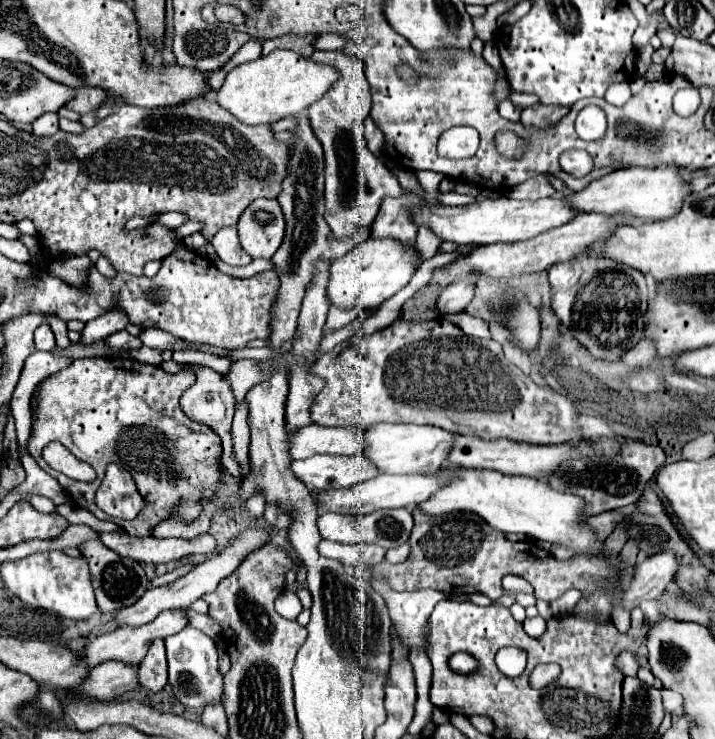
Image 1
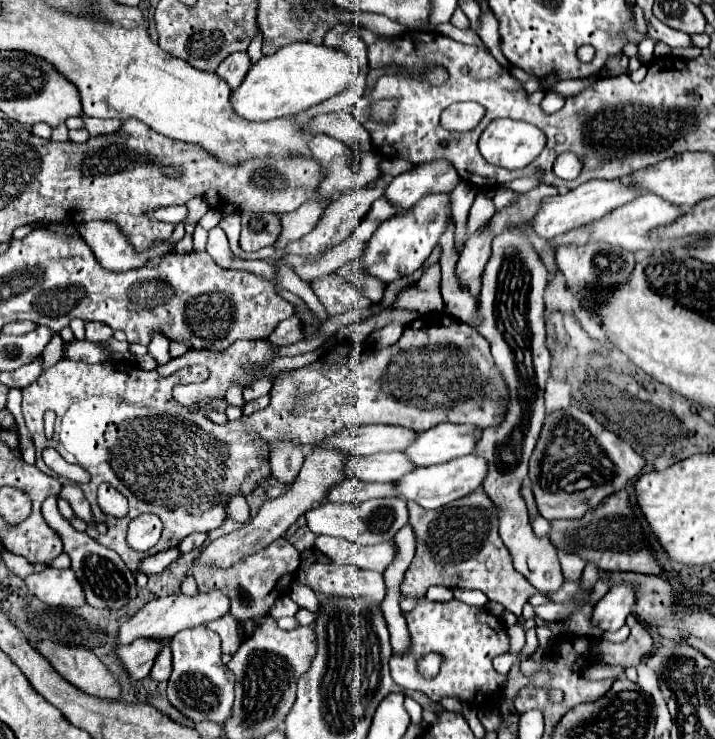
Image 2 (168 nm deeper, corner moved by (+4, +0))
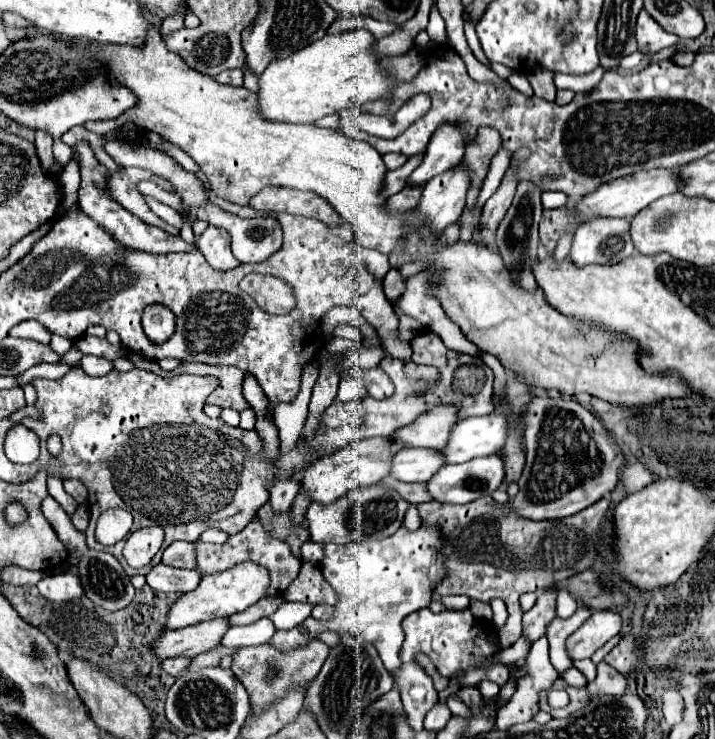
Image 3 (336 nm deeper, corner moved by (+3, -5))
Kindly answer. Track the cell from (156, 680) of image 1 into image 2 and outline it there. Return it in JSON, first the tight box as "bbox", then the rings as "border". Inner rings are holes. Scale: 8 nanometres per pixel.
{"bbox":[151,646,173,680],"border":[[[165,646],[165,648],[161,650],[161,654],[157,656],[155,664],[153,664],[151,678],[153,678],[153,680],[167,680],[169,674],[171,674],[171,670],[173,670],[173,662],[171,662],[171,660],[173,660],[171,650],[169,650],[169,646]]]}

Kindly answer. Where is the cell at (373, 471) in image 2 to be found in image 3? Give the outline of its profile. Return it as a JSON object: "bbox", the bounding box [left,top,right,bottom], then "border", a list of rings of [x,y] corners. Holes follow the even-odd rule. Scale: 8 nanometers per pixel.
{"bbox":[390,449,442,483],"border":[[[400,449],[390,467],[390,475],[404,483],[426,483],[442,467],[442,455],[426,449]]]}

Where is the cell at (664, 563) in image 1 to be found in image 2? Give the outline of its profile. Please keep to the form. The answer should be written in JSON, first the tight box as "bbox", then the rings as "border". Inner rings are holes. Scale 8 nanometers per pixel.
{"bbox":[591,584,635,632],"border":[[[627,584],[609,588],[609,592],[595,604],[591,622],[603,632],[615,632],[625,624],[625,618],[635,606],[635,590]]]}

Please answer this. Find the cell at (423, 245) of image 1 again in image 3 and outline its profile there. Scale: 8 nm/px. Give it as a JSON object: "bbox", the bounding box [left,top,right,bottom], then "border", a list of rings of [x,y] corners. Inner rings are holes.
{"bbox":[382,153,406,171],"border":[[[386,153],[382,159],[384,159],[384,165],[386,165],[388,171],[390,171],[390,169],[398,169],[400,165],[406,163],[406,157],[400,155],[400,153]]]}

